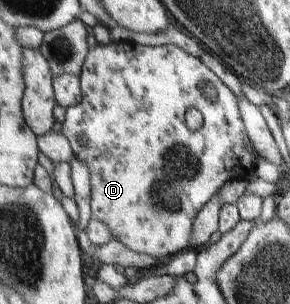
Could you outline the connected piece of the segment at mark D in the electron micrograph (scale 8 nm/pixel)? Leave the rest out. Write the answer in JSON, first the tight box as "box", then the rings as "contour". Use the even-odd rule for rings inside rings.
{"box":[61,40,255,261],"contour":[[[130,40],[108,43],[108,45],[98,44],[88,51],[88,56],[86,57],[86,61],[84,61],[84,66],[79,76],[82,99],[76,106],[67,109],[65,122],[61,128],[68,141],[70,141],[75,156],[80,157],[82,161],[86,161],[88,167],[90,167],[93,217],[102,219],[112,229],[112,233],[116,235],[116,238],[134,252],[152,255],[157,260],[163,261],[186,252],[192,246],[192,233],[194,233],[192,229],[195,226],[194,220],[207,203],[212,201],[214,195],[217,195],[228,181],[237,179],[248,180],[250,175],[255,174],[253,169],[254,155],[246,147],[246,139],[251,138],[244,124],[244,117],[242,117],[242,111],[240,111],[240,101],[237,99],[238,96],[207,64],[204,64],[203,60],[190,55],[190,53],[184,51],[183,48],[177,47],[175,44],[150,47],[131,42]],[[206,83],[212,83],[216,87],[216,91],[218,91],[218,97],[216,99],[208,99],[204,95],[204,87],[202,85],[206,85]],[[192,108],[199,110],[204,118],[202,127],[195,131],[192,131],[186,125],[186,113],[188,113],[188,109]],[[80,135],[86,137],[87,143],[80,144]]]}

